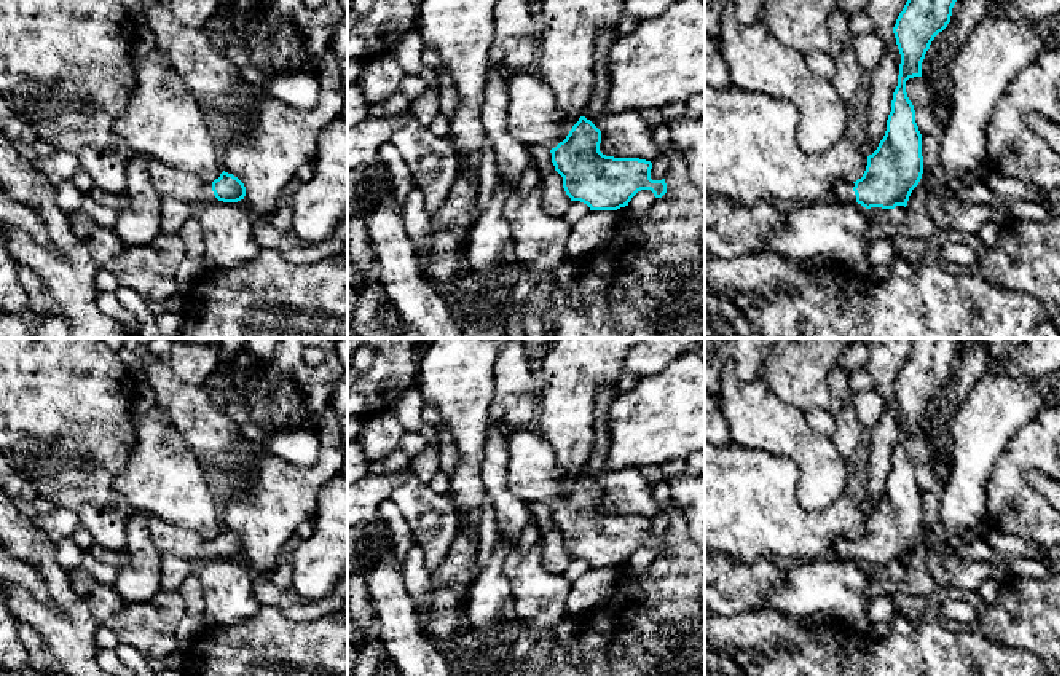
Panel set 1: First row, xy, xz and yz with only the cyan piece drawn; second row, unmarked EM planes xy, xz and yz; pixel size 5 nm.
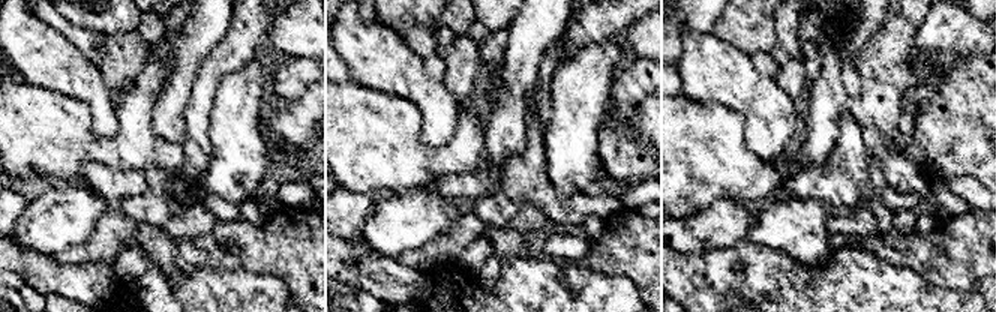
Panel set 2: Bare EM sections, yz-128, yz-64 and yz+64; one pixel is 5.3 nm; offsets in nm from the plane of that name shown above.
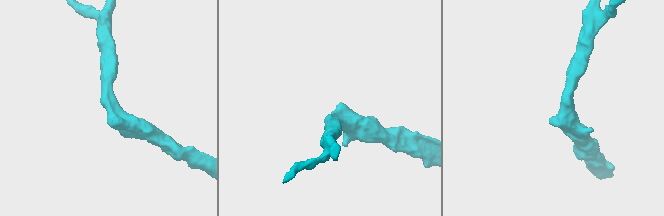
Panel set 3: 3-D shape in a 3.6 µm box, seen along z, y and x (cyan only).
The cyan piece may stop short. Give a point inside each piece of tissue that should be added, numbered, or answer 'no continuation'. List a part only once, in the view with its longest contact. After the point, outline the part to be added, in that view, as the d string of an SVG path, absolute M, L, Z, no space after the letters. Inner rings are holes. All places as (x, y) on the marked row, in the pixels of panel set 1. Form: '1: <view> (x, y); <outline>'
1: yz (842, 190); M837 180L829 198L840 202L856 202L853 187L853 182Z

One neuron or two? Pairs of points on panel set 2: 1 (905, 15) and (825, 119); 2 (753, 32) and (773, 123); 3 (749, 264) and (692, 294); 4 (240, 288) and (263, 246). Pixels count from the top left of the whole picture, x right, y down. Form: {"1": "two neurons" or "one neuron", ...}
{"1": "one neuron", "2": "two neurons", "3": "one neuron", "4": "two neurons"}

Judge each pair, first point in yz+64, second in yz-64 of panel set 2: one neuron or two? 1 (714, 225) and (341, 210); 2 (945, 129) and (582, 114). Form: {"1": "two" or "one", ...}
{"1": "one", "2": "two"}

